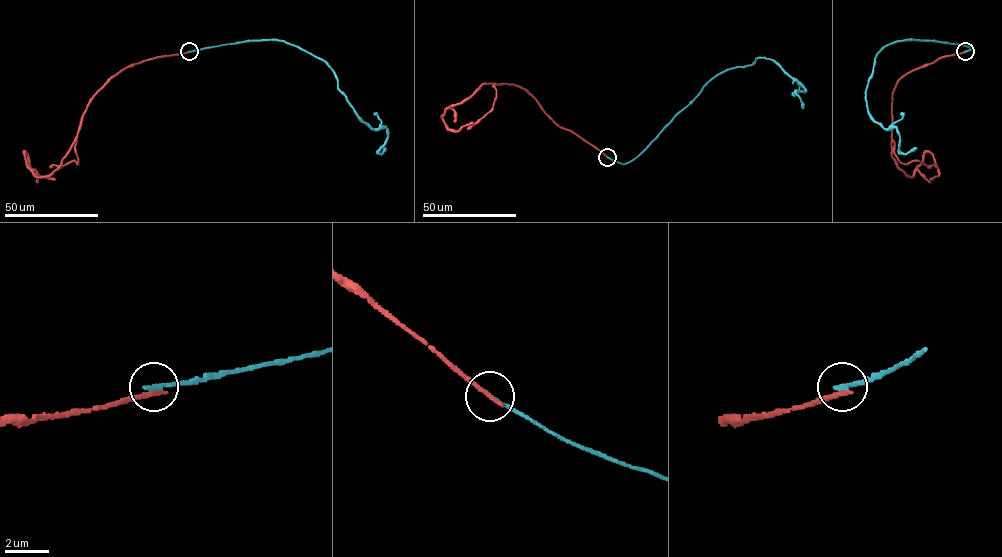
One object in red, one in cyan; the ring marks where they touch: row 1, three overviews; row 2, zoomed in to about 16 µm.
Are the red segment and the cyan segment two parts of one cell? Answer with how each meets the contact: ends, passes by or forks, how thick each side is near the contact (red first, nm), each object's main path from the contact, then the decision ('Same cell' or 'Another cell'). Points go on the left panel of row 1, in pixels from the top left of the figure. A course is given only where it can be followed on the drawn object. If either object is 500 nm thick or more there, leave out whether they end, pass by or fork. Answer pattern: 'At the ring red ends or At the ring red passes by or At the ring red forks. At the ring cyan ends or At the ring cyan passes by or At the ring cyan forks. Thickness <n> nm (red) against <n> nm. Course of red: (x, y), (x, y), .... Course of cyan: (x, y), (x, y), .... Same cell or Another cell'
At the ring red ends. At the ring cyan ends. Thickness 240 nm (red) against 190 nm. Course of red: (189, 51), (114, 75), (90, 101), (76, 140), (51, 174), (36, 176), (25, 152), (36, 172), (55, 179). Course of cyan: (189, 51), (250, 41), (293, 44), (332, 69), (356, 115), (372, 128), (386, 128), (378, 152), (385, 147). Another cell

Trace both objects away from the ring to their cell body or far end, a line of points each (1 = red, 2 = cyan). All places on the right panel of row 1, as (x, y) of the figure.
1: (965, 51), (908, 72), (892, 93), (891, 156), (911, 177), (928, 152), (939, 173), (930, 179)
2: (965, 51), (972, 48), (907, 39), (877, 54), (867, 111), (884, 128), (897, 128), (901, 152), (916, 147)

